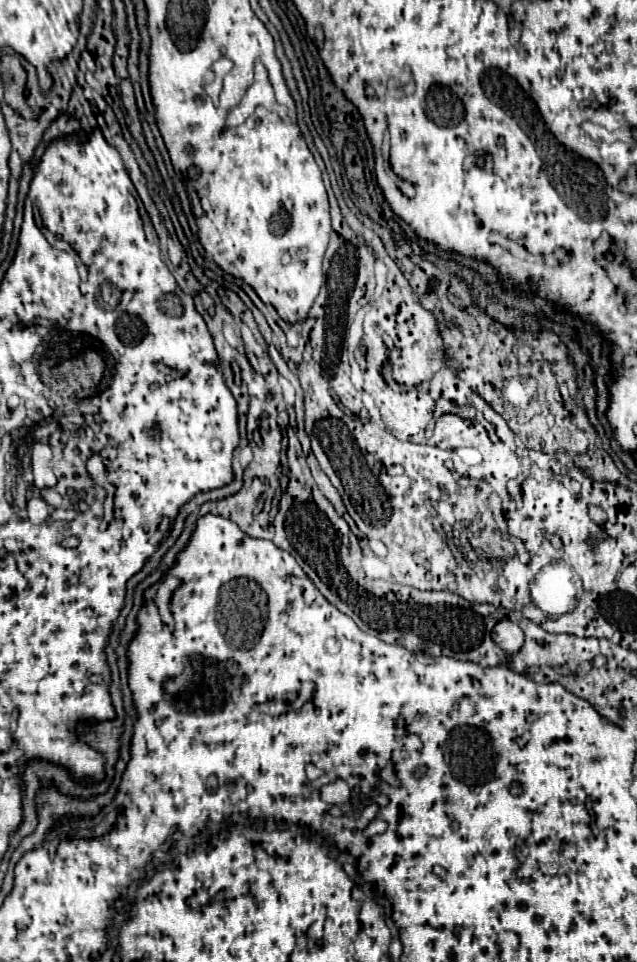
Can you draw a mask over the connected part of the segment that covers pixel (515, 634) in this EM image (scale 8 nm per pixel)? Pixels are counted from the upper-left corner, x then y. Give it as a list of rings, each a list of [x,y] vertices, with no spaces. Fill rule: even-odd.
[[[508,619],[498,621],[491,632],[491,637],[506,653],[515,653],[525,641],[524,632],[516,623]]]

